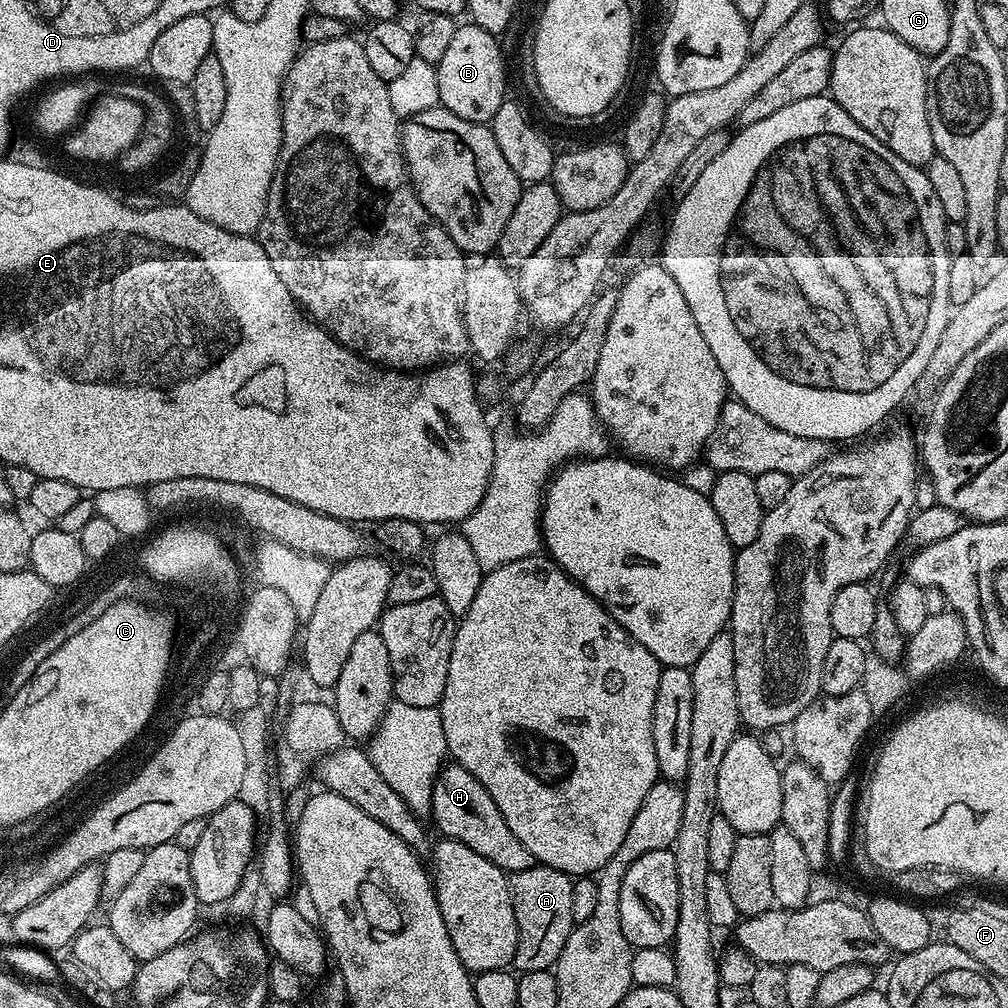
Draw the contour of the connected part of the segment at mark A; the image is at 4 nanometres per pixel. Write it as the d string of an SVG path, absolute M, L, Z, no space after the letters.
M539 862L533 863L530 870L513 872L508 876L518 926L518 950L514 950L511 967L517 973L549 971L555 965L558 954L562 954L562 946L566 946L566 938L570 938L574 927L570 910L572 881L573 877L565 872Z

